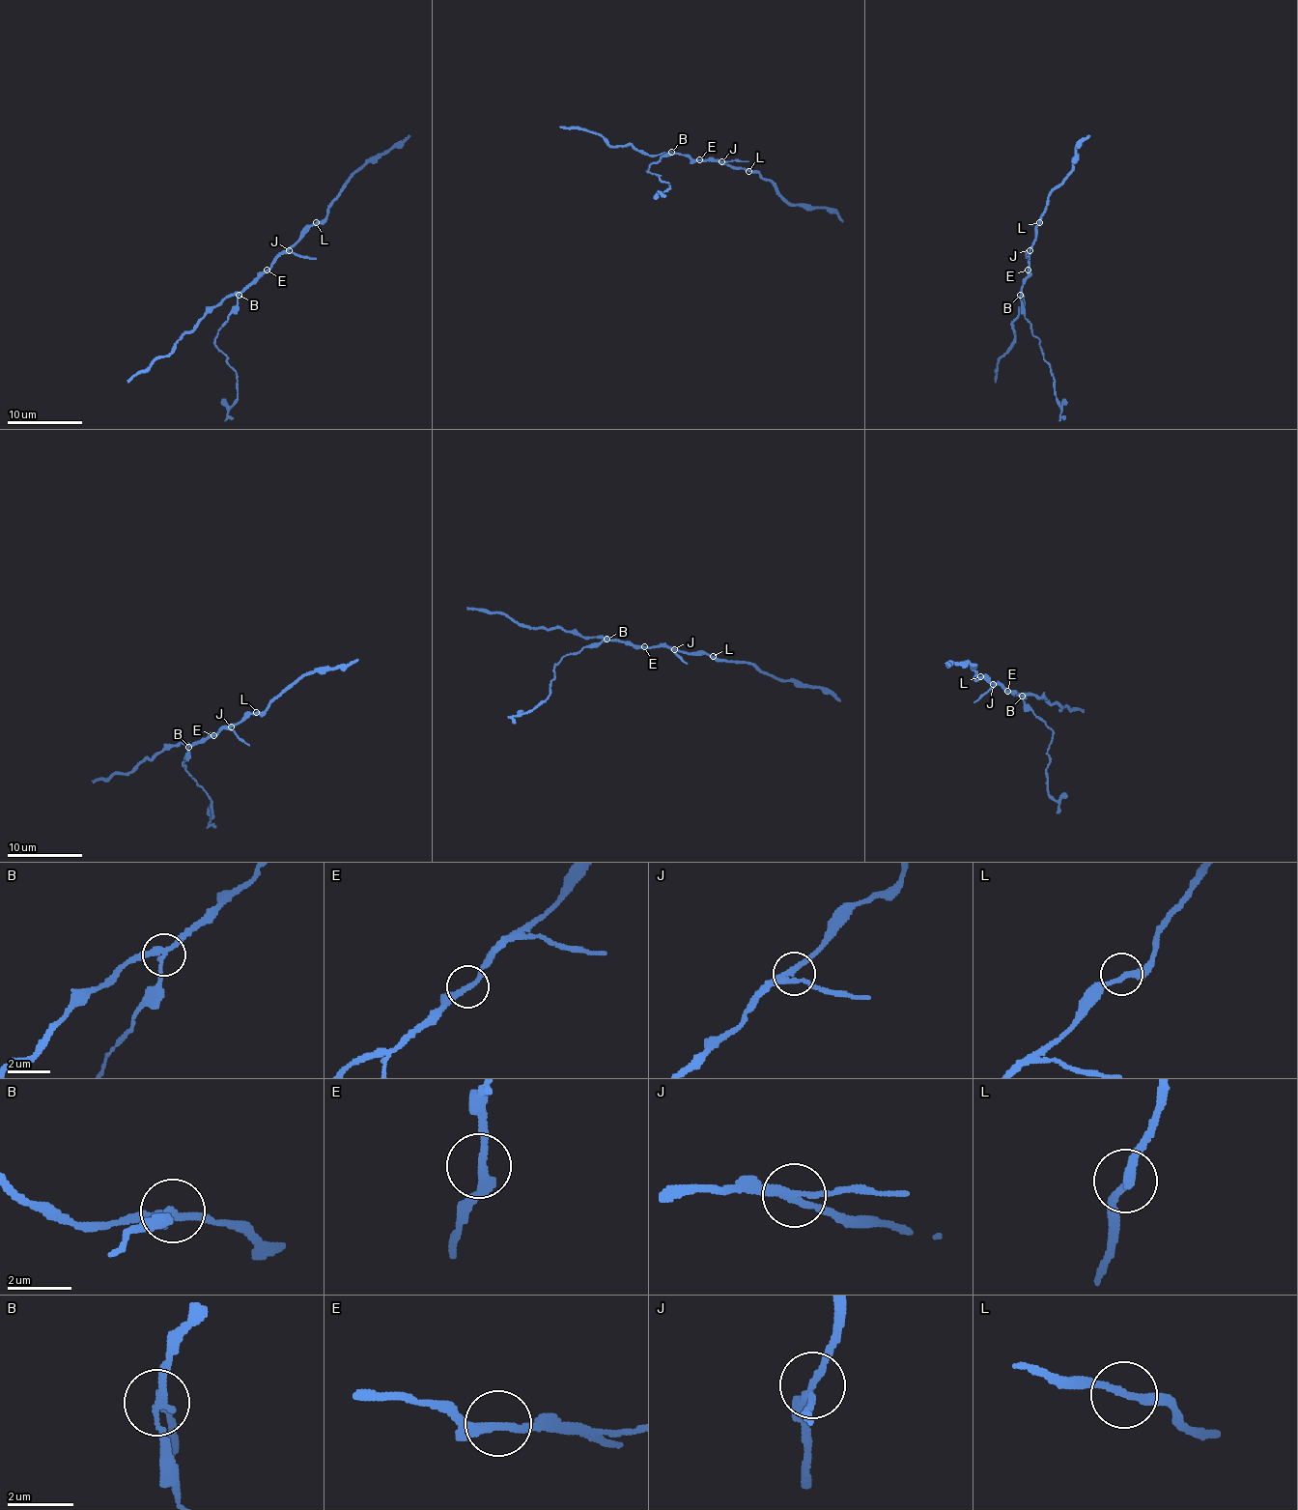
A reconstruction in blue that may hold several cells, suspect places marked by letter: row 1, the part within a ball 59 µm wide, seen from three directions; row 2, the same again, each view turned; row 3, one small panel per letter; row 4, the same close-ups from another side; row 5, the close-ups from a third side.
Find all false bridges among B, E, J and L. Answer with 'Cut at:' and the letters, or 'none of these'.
Cut at: B

